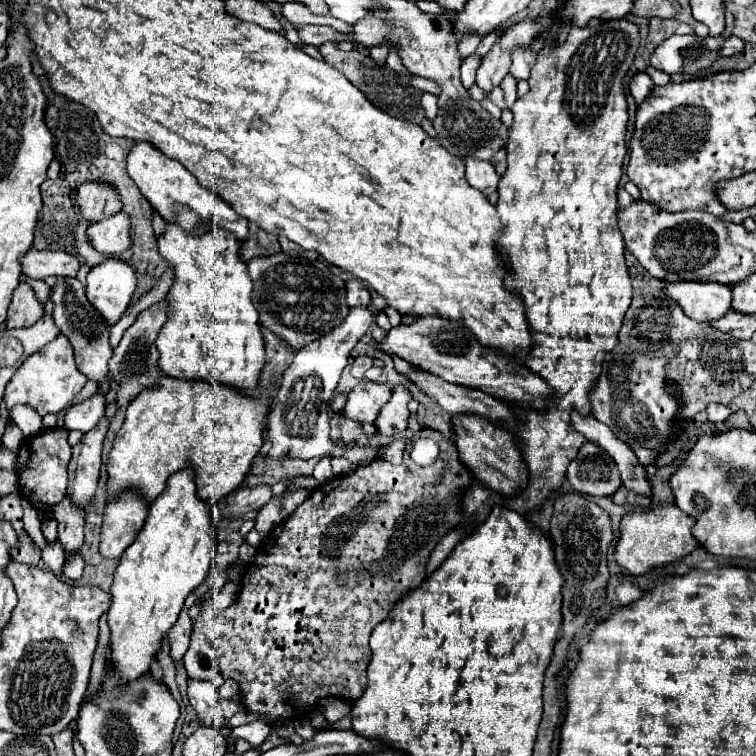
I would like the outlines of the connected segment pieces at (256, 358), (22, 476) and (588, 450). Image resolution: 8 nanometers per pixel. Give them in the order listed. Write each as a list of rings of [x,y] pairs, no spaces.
[[[165,222],[165,232],[157,236],[161,258],[173,268],[173,284],[167,294],[169,314],[157,336],[159,366],[165,374],[183,380],[211,380],[215,384],[233,386],[245,394],[253,394],[265,364],[263,336],[259,330],[259,312],[253,304],[253,282],[247,274],[247,262],[241,260],[243,242],[235,234],[221,232],[189,232],[175,222]]]
[[[47,428],[31,438],[25,438],[17,452],[15,472],[19,474],[19,494],[39,514],[53,512],[53,506],[65,498],[67,492],[67,462],[71,458],[71,446],[67,442],[69,432],[61,428]]]
[[[585,442],[577,458],[569,464],[567,480],[575,492],[587,496],[613,496],[621,486],[613,458],[591,442]]]

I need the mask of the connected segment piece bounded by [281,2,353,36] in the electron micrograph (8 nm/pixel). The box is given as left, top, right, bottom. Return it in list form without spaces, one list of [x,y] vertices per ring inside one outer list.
[[[299,2],[281,4],[281,13],[296,30],[307,24],[328,25],[345,35],[353,35],[352,25],[333,17],[331,14],[313,14],[307,6]]]

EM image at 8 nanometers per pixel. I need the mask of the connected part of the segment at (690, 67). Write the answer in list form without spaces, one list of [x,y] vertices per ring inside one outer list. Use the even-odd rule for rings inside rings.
[[[727,14],[725,32],[721,38],[697,38],[691,36],[671,36],[665,40],[649,58],[649,64],[657,70],[667,72],[669,76],[695,78],[701,70],[713,66],[721,58],[721,44],[733,32],[733,14]]]

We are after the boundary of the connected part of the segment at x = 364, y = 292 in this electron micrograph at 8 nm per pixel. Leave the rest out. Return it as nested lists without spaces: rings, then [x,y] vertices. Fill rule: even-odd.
[[[349,280],[347,282],[347,304],[349,306],[367,306],[371,304],[369,290],[359,282],[359,280]]]

